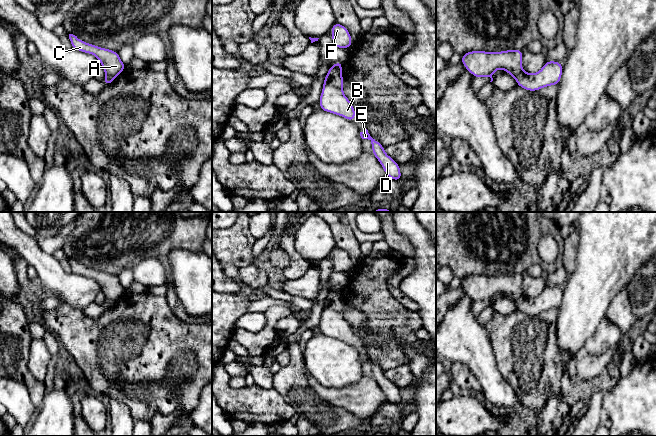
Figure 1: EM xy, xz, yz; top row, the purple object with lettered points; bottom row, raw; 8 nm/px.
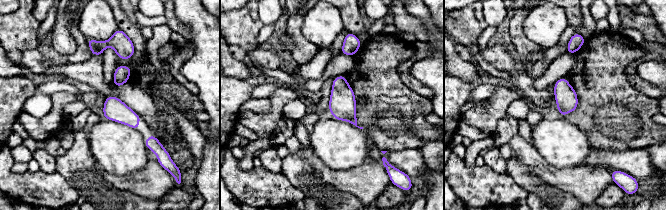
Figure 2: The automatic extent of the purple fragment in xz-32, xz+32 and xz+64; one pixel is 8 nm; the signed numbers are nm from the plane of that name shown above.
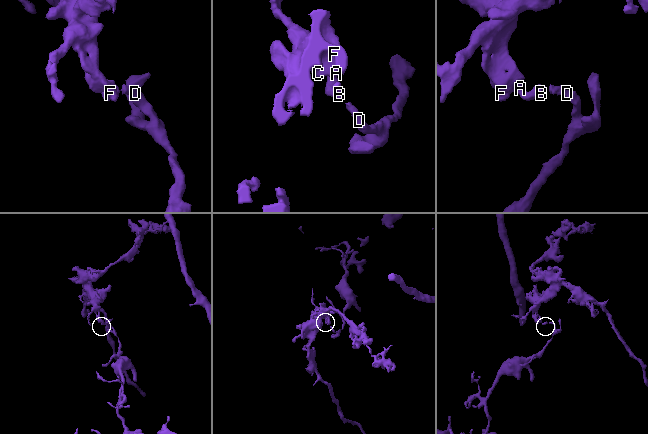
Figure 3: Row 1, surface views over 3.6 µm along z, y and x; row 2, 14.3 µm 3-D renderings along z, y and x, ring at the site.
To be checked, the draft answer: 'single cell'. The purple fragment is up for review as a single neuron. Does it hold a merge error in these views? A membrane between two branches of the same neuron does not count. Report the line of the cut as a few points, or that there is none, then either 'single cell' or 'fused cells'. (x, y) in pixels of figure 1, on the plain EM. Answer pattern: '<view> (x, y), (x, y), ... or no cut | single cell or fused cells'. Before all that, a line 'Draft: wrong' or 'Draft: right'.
Draft: wrong
xz (330, 291), (340, 296) | fused cells

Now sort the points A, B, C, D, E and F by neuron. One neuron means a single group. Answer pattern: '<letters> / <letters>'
A C F / B D E

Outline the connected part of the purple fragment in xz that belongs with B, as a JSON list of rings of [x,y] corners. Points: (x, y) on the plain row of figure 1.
[[[330,291],[324,302],[318,328],[321,331],[321,335],[339,339],[354,346],[356,334],[344,319],[343,310],[344,304],[342,297]]]

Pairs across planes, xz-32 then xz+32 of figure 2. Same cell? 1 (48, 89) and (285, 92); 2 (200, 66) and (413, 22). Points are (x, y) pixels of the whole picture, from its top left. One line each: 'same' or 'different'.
1: different
2: different

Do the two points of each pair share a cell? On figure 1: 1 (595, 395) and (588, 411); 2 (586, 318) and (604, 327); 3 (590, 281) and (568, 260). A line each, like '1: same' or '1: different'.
1: same
2: different
3: different

